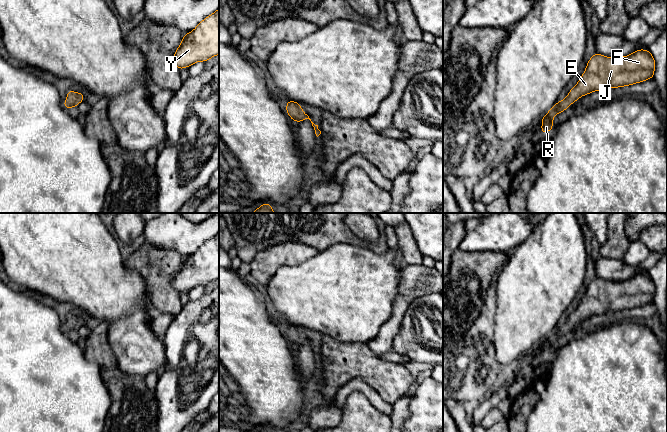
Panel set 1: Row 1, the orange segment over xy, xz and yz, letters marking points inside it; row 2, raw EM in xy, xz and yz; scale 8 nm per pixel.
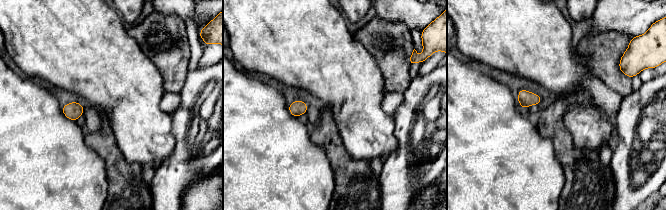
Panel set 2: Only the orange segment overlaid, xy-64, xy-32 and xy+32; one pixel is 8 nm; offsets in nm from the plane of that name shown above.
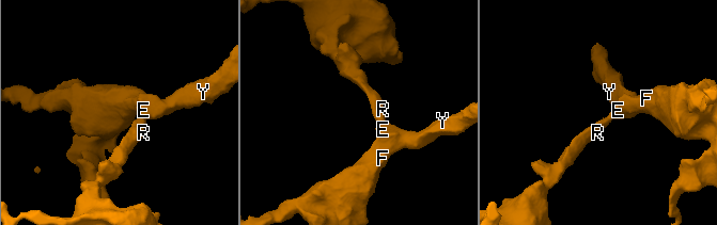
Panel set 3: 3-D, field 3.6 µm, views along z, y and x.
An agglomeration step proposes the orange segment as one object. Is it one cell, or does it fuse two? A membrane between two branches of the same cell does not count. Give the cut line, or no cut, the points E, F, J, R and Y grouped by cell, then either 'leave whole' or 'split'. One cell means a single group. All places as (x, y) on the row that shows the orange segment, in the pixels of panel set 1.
no cut; E F J R Y; leave whole

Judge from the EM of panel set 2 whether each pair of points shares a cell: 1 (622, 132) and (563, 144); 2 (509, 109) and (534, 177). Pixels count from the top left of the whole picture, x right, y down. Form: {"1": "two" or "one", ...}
{"1": "two", "2": "one"}

